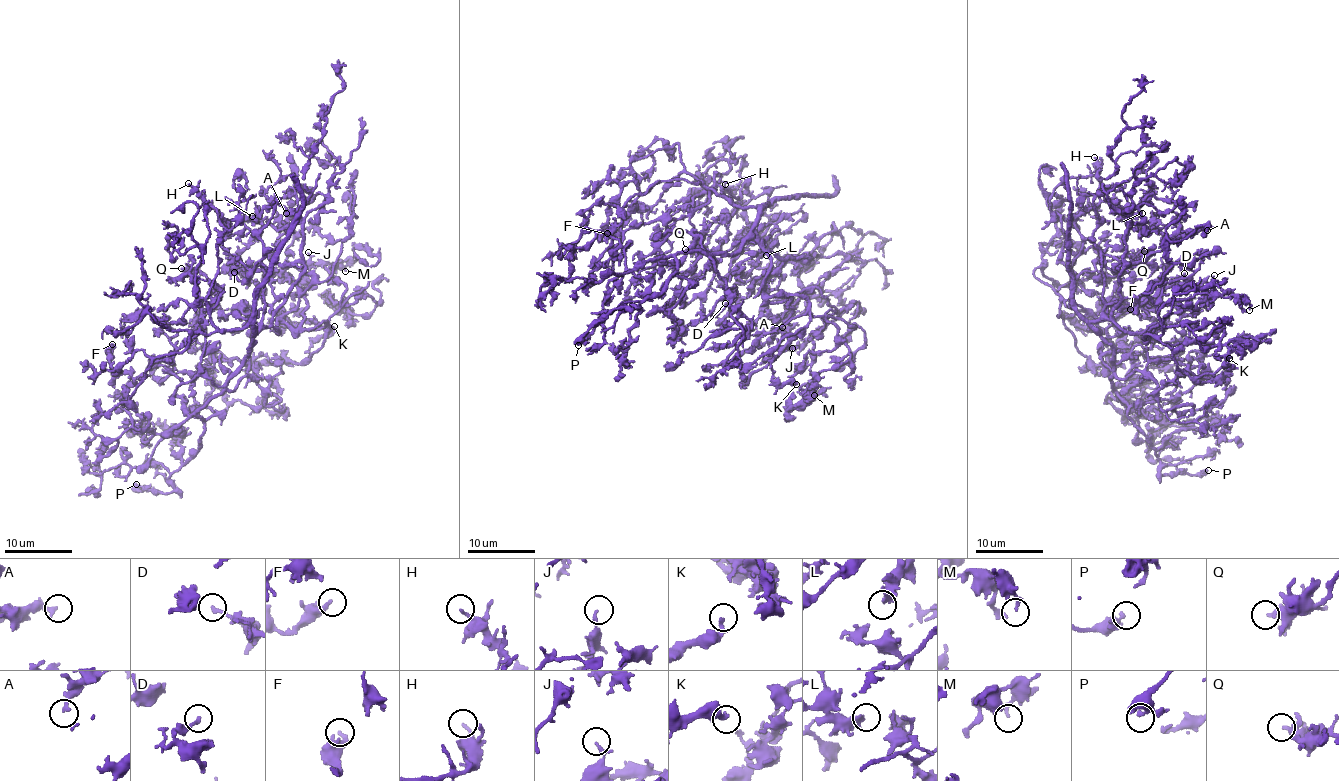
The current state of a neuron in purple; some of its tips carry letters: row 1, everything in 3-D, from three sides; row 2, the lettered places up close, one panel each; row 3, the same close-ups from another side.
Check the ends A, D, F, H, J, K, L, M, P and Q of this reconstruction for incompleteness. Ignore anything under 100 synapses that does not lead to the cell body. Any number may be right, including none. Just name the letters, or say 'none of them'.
none of them

